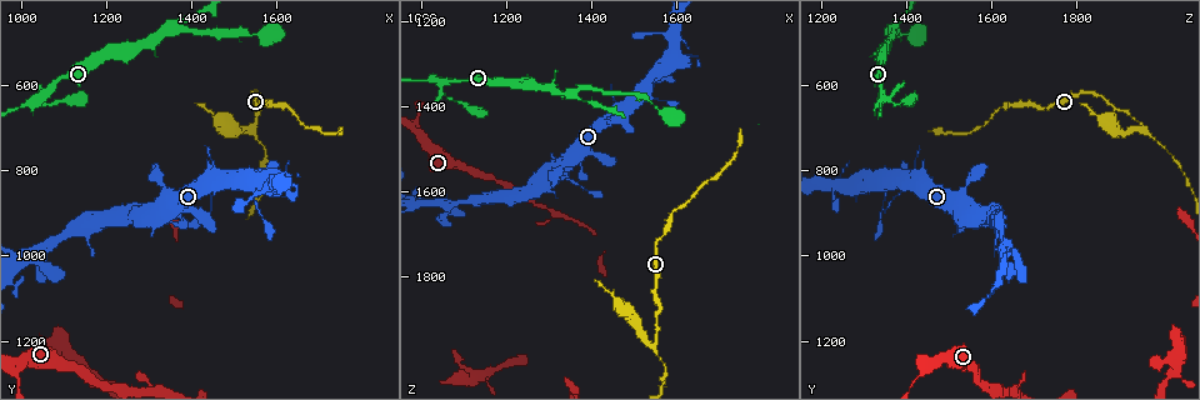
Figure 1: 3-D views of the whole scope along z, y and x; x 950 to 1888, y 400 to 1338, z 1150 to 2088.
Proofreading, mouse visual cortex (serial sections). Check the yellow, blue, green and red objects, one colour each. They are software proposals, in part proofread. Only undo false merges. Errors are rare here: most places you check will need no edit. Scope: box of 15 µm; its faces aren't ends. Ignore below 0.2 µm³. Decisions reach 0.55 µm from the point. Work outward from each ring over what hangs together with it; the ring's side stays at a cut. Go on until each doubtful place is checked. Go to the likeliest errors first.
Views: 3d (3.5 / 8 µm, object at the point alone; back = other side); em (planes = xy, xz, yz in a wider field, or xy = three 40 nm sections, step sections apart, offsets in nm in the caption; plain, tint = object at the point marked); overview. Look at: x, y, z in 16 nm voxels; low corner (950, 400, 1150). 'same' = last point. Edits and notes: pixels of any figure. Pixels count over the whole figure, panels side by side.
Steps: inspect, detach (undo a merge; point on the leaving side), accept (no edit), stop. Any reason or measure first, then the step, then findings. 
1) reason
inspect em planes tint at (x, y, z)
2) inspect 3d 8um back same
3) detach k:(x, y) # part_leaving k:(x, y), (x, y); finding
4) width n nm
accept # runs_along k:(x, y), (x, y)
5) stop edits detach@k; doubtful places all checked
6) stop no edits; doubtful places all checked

abrupt turn
inspect 3d 8um at (1050, 620, 1350)

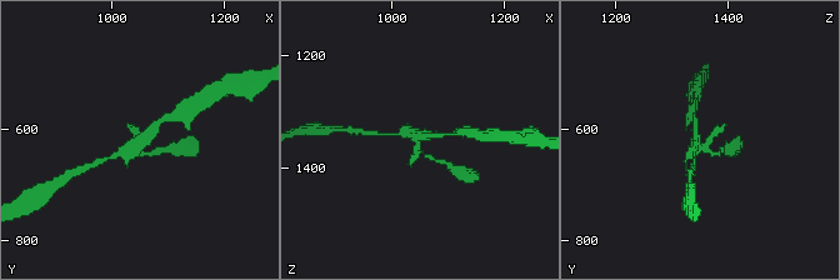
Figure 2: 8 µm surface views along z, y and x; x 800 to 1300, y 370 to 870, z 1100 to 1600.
now the EM
inspect em xy step 2 tint at (1050, 630, 1345)

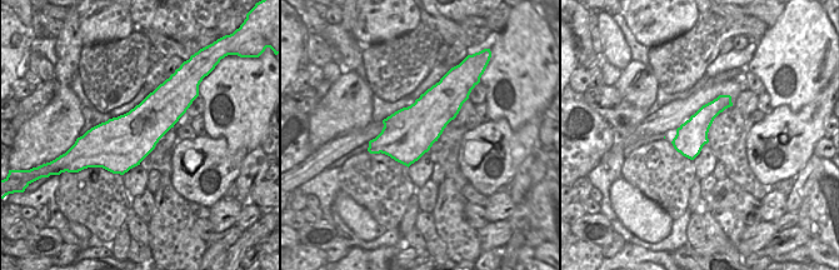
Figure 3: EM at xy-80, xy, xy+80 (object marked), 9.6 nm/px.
accept # runs_along 2:(693, 118), (696, 145), (719, 153); one cell here

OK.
inspect 3d 3.5um back at (1550, 705, 1960)

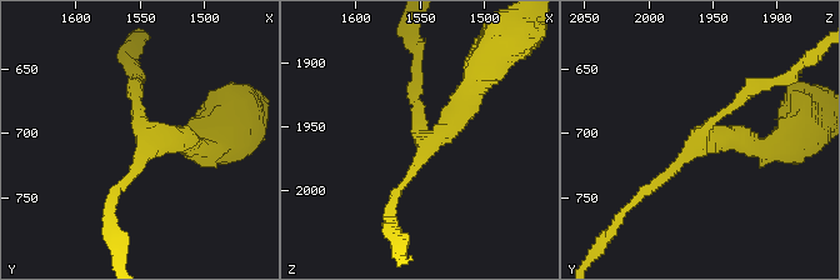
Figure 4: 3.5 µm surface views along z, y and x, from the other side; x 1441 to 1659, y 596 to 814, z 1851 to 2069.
arms 3; arm_widths 150, 150, 300 nm; shape alone is not enough
inspect em planes tint at (1546, 702, 1962)

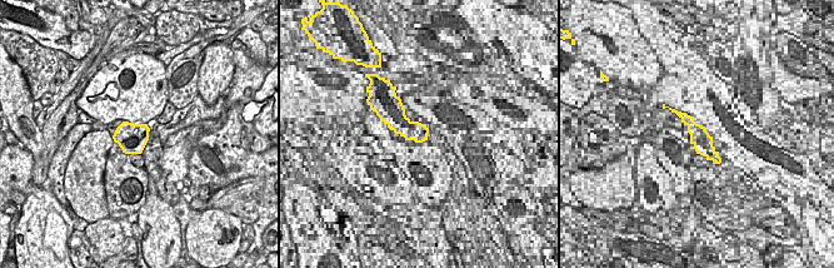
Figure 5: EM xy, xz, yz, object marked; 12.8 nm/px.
accept # runs_along 4:(134, 85), (141, 131), (191, 146); continuous, no second cell

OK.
arms part here
inspect 3d 8um at (1360, 465, 1365)

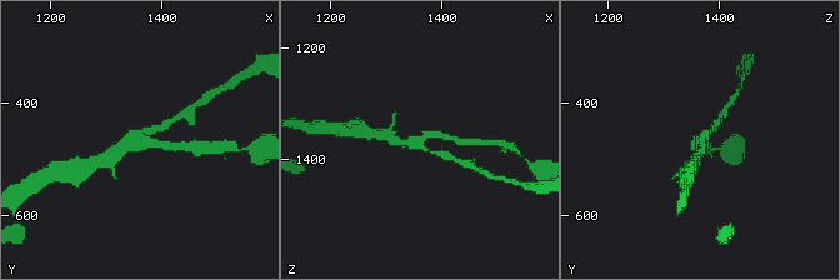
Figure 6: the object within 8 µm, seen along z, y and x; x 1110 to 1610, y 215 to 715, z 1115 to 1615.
inspect 3d 3.5um at (1355, 470, 1370)

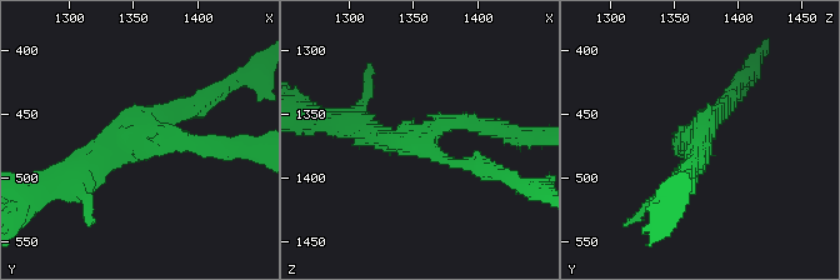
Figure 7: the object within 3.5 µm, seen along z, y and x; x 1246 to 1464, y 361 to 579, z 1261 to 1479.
need the tissue
inspect em xy step 1 tint at (1356, 466, 1368)

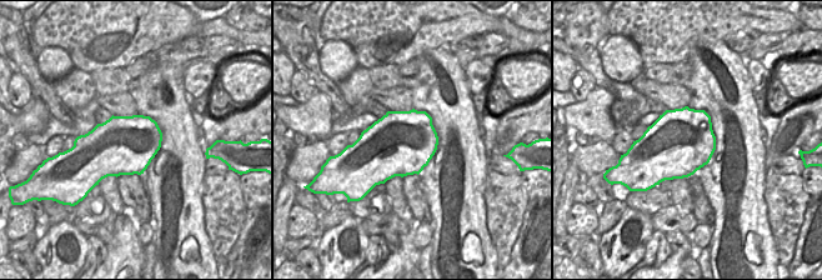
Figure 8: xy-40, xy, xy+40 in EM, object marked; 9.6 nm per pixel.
arms 3; arm_widths 150, 250, 300 nm
accept # runs_along 7:(76, 179), (130, 136), (218, 148); one cell here

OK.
stop no edits; doubtful places all checked

